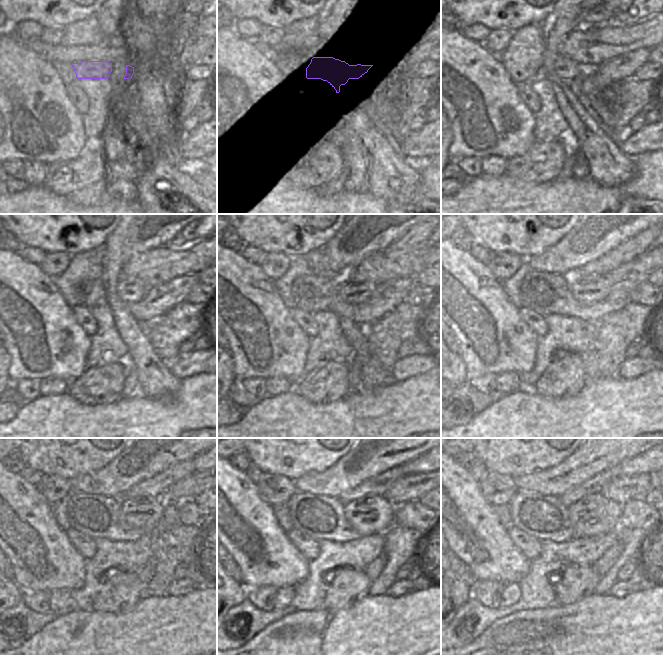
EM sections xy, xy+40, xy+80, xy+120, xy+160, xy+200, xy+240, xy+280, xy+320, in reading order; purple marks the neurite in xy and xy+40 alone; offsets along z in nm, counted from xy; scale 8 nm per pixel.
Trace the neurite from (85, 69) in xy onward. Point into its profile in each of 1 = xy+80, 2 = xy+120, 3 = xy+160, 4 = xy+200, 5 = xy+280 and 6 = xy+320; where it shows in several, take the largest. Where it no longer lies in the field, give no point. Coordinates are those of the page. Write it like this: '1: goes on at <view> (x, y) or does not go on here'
1: goes on at xy+80 (557, 68)
2: goes on at xy+120 (117, 292)
3: goes on at xy+160 (350, 292)
4: goes on at xy+200 (587, 289)
5: goes on at xy+280 (372, 514)
6: goes on at xy+320 (593, 515)

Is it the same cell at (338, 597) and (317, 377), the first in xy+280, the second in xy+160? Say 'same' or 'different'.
same

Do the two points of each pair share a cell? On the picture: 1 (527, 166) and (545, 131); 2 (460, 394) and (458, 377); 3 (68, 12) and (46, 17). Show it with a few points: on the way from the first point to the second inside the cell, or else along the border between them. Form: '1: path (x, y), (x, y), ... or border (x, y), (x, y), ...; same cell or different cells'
1: border (556, 140), (535, 142); different cells
2: border (466, 381), (460, 384), (452, 392), (451, 396); different cells
3: path (63, 14), (51, 14); same cell

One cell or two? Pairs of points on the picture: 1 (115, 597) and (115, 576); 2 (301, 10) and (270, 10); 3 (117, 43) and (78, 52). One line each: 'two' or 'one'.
1: one
2: one
3: one

